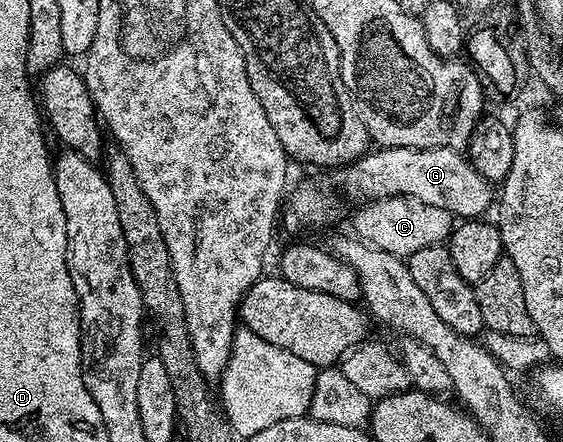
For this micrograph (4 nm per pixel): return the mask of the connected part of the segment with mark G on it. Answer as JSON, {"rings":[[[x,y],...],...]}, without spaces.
{"rings":[[[379,147],[355,160],[344,171],[347,172],[343,175],[343,187],[358,201],[407,195],[422,203],[437,205],[437,209],[450,211],[452,216],[463,221],[486,216],[487,206],[493,203],[492,184],[473,169],[466,154],[454,147]]]}

